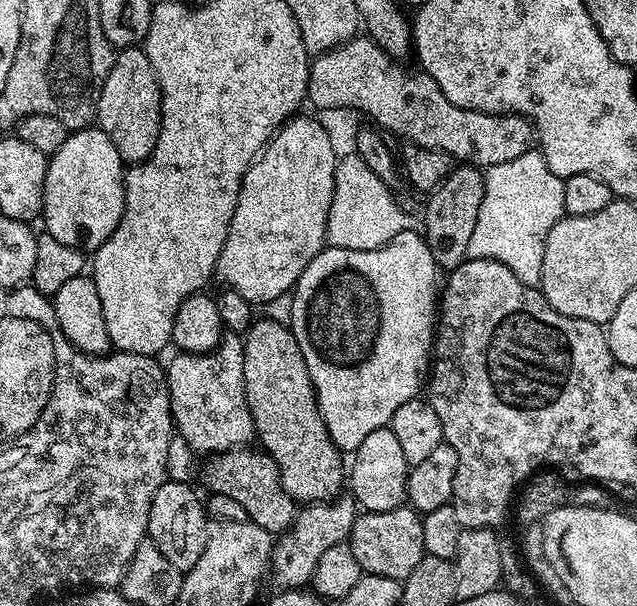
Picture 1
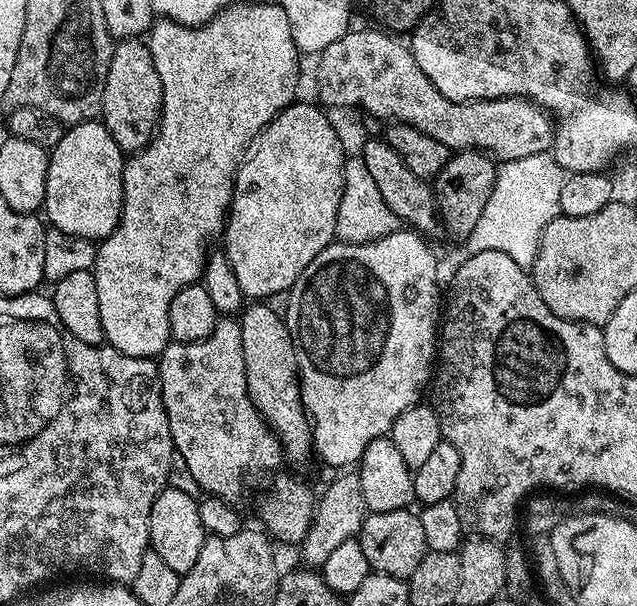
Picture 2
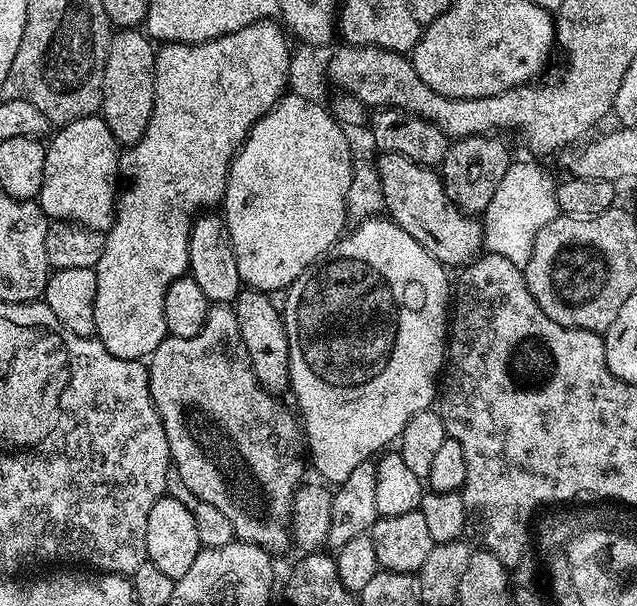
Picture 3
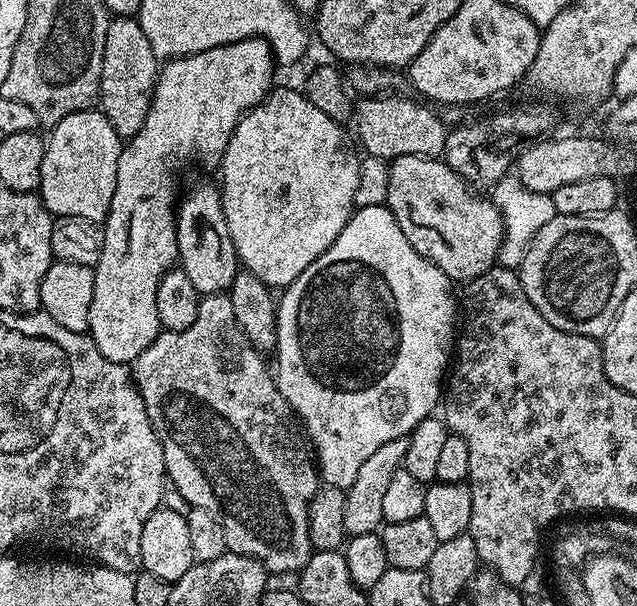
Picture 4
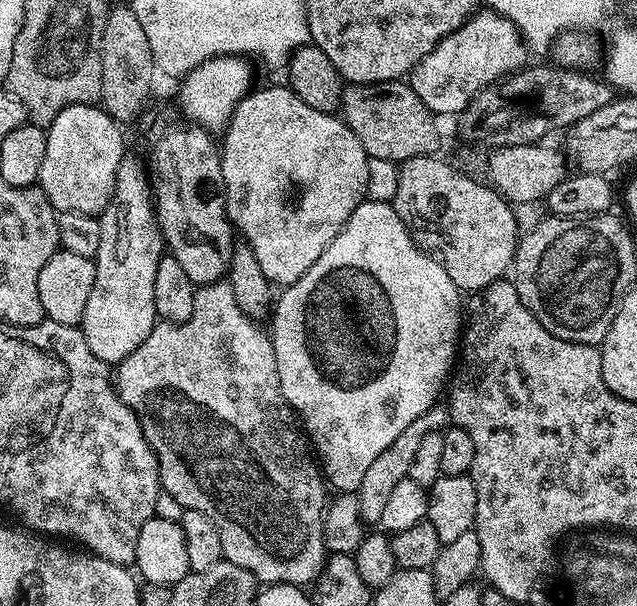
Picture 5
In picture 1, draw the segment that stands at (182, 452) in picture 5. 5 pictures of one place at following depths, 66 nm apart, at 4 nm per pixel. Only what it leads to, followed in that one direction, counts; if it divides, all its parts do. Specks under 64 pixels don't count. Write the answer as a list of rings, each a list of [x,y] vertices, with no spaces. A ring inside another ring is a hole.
[[[225,331],[220,345],[209,352],[177,351],[176,357],[166,364],[168,397],[172,407],[172,423],[175,431],[186,440],[193,453],[207,458],[217,452],[227,452],[233,446],[248,446],[257,439],[256,427],[246,402],[242,378],[243,339],[235,332]]]

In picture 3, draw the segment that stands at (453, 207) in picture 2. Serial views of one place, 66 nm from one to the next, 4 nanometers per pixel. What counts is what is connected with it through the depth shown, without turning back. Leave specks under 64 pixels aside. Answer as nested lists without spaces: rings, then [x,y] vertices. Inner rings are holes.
[[[496,134],[487,136],[467,136],[461,140],[452,140],[446,150],[446,158],[438,166],[440,179],[448,197],[461,208],[465,214],[482,214],[498,190],[498,182],[506,178],[506,170],[514,162],[514,156]]]

